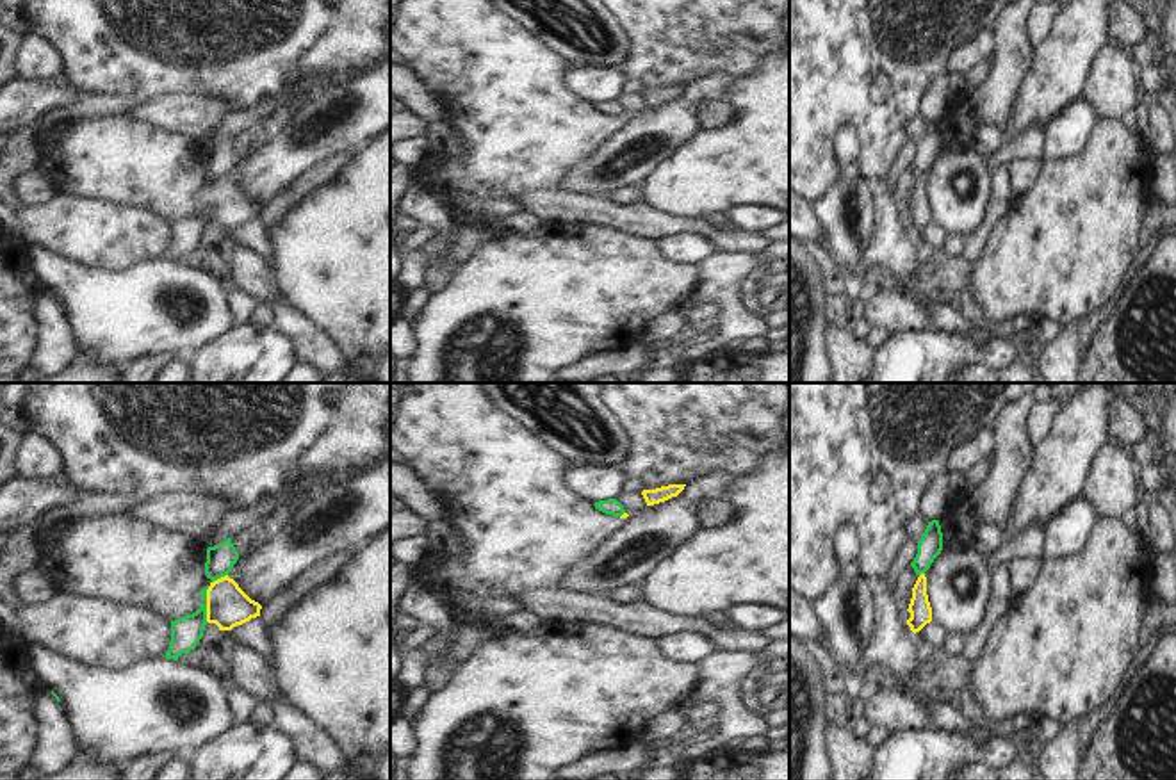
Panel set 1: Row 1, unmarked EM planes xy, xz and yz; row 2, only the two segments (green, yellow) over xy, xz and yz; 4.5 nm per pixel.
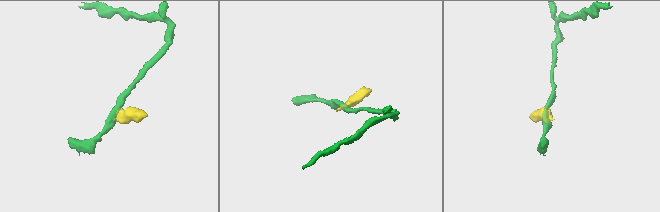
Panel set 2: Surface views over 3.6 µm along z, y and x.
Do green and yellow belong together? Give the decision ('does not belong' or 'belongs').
does not belong

